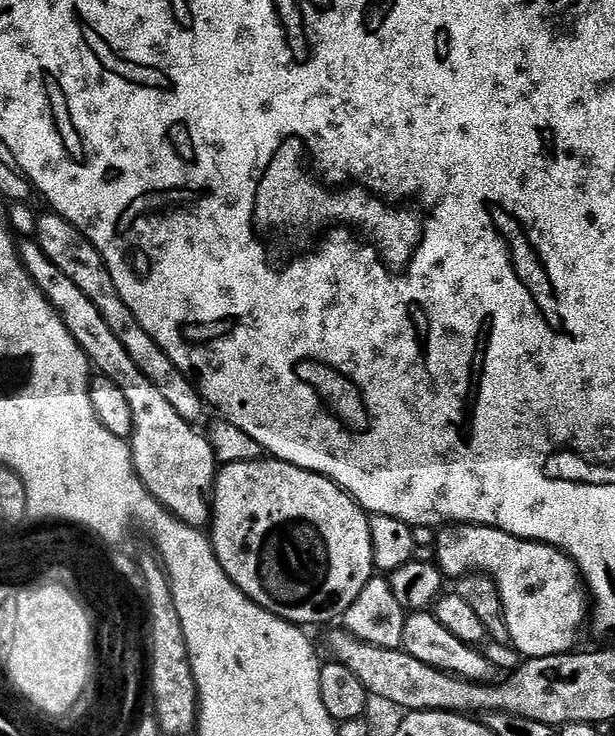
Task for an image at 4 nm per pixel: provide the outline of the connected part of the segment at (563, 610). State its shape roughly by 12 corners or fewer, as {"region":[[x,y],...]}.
{"region":[[452,526],[452,578],[497,584],[511,645],[533,660],[579,645],[590,597],[539,540]]}

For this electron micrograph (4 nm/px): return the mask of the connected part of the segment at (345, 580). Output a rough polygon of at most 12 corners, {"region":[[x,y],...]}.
{"region":[[225,464],[224,573],[297,626],[374,575],[369,513],[317,472]]}

